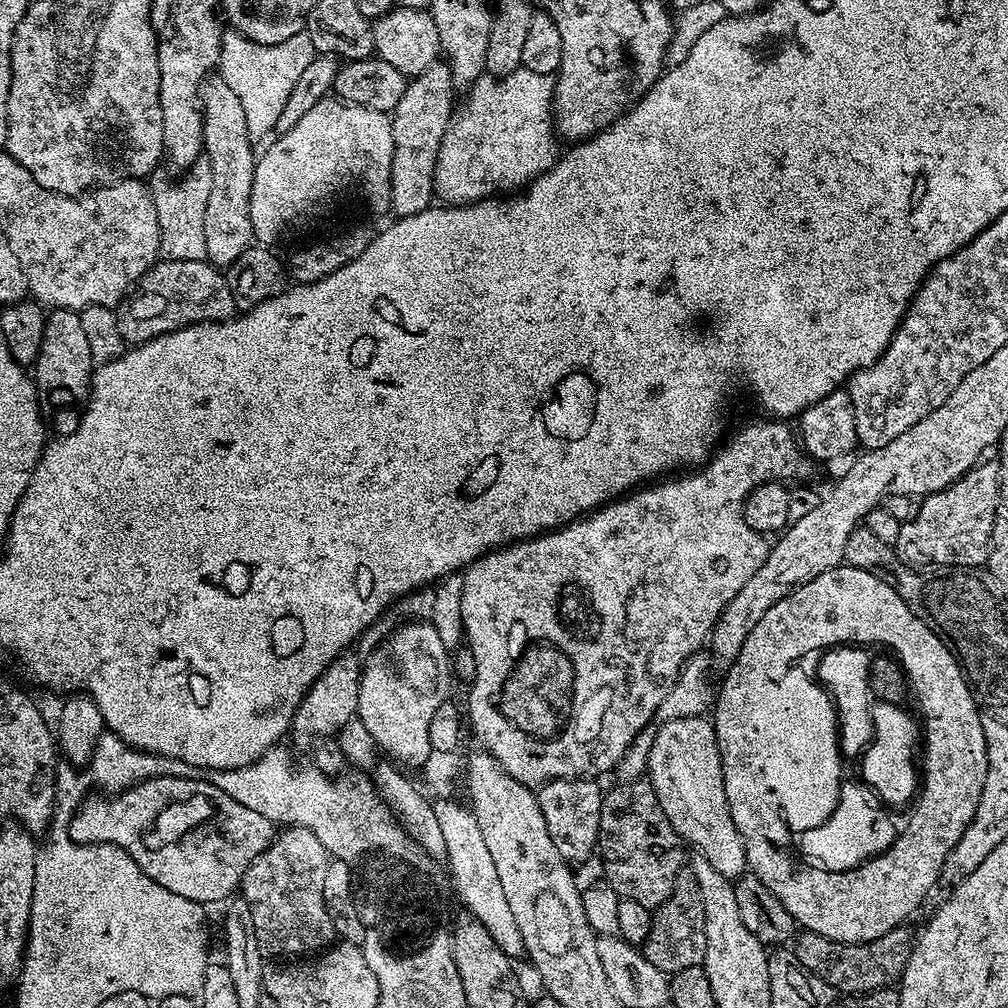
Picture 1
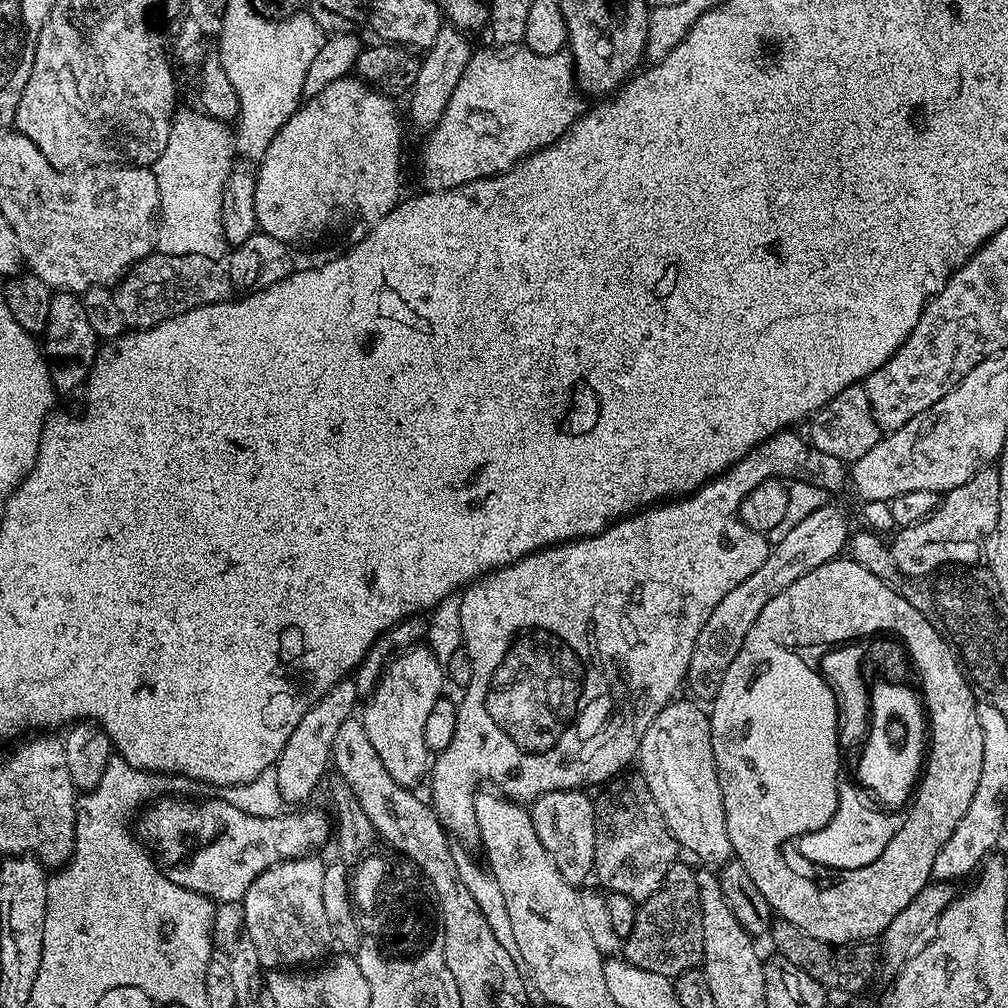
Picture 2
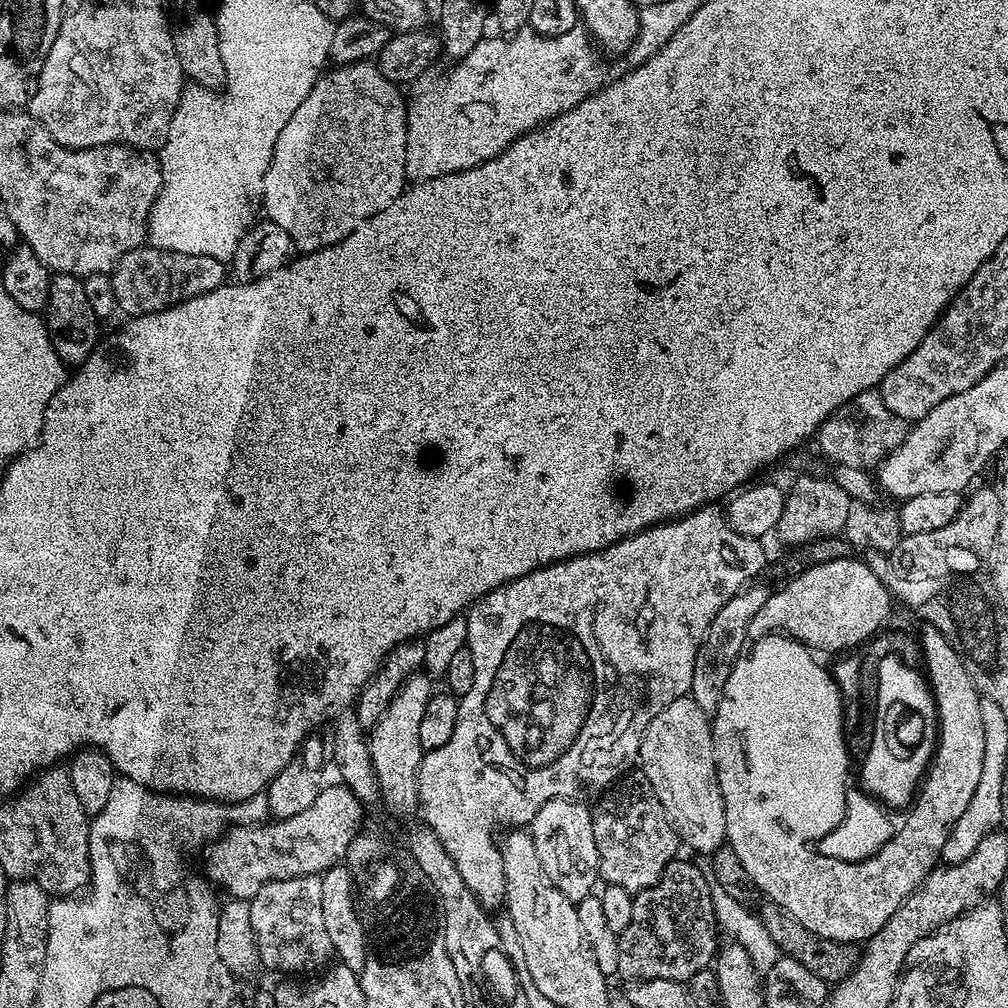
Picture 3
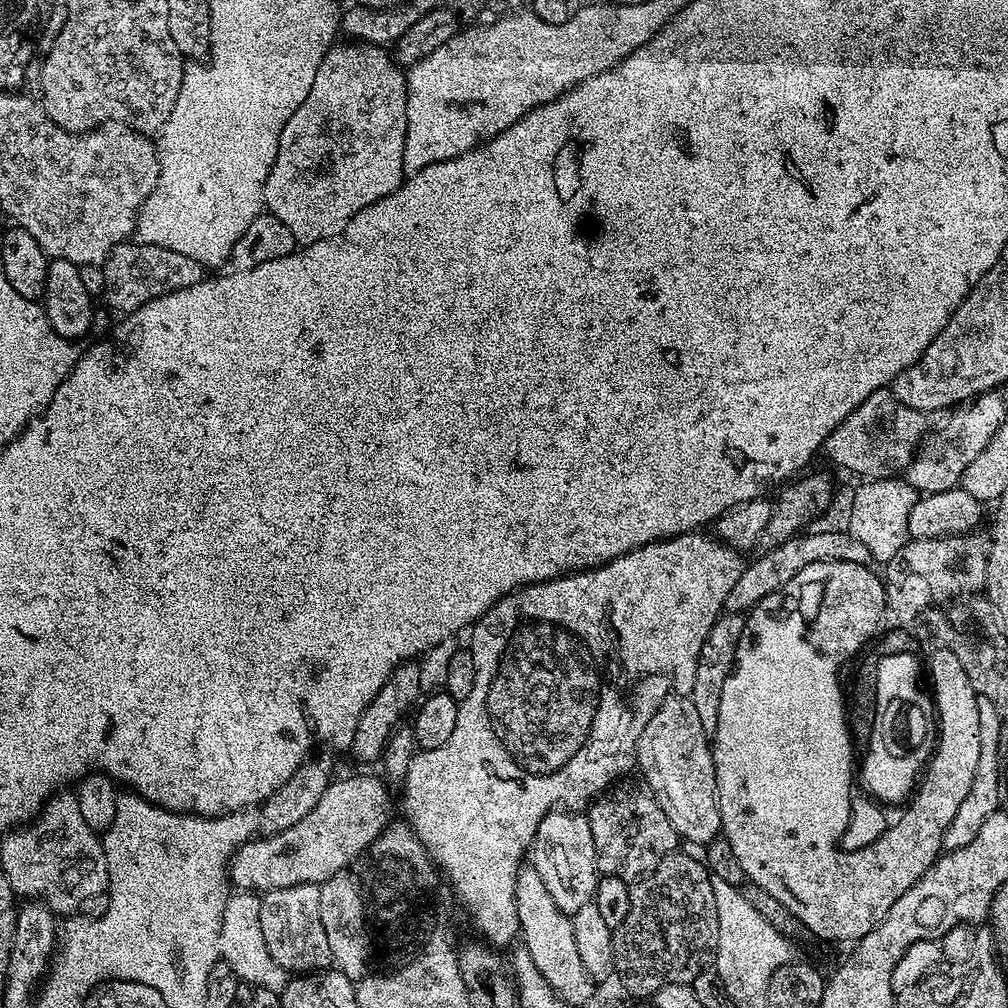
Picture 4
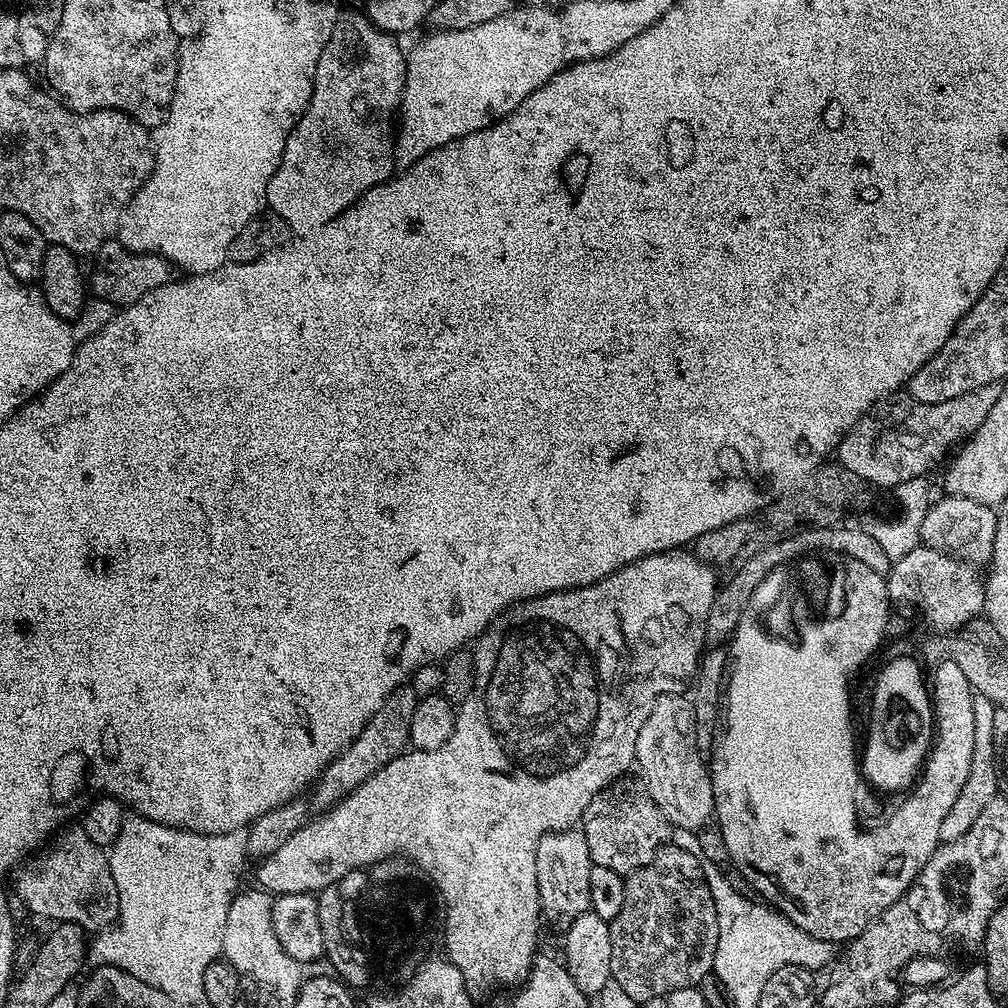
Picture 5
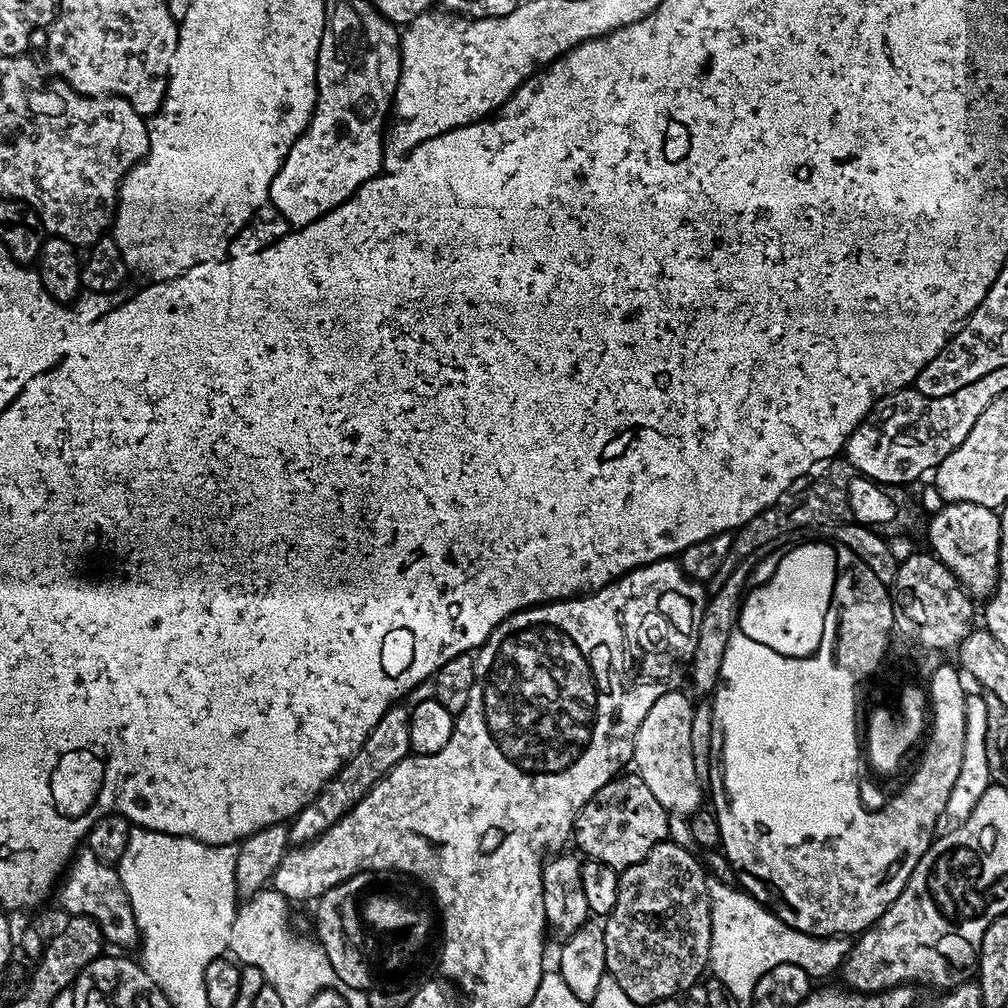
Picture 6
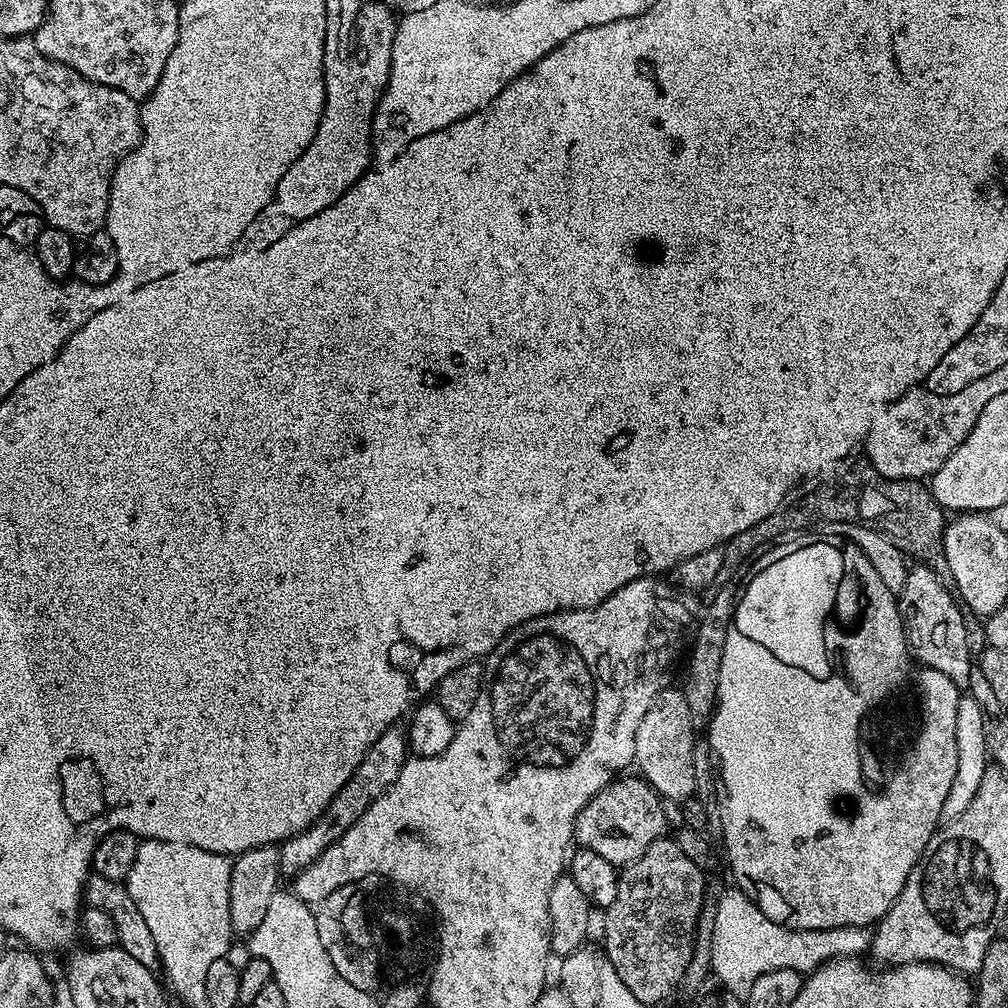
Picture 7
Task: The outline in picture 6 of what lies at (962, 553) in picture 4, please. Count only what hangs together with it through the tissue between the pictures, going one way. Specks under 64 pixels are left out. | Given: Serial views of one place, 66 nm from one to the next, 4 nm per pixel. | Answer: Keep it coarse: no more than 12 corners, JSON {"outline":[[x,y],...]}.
{"outline":[[931,551],[899,561],[919,643],[959,649],[974,600]]}

